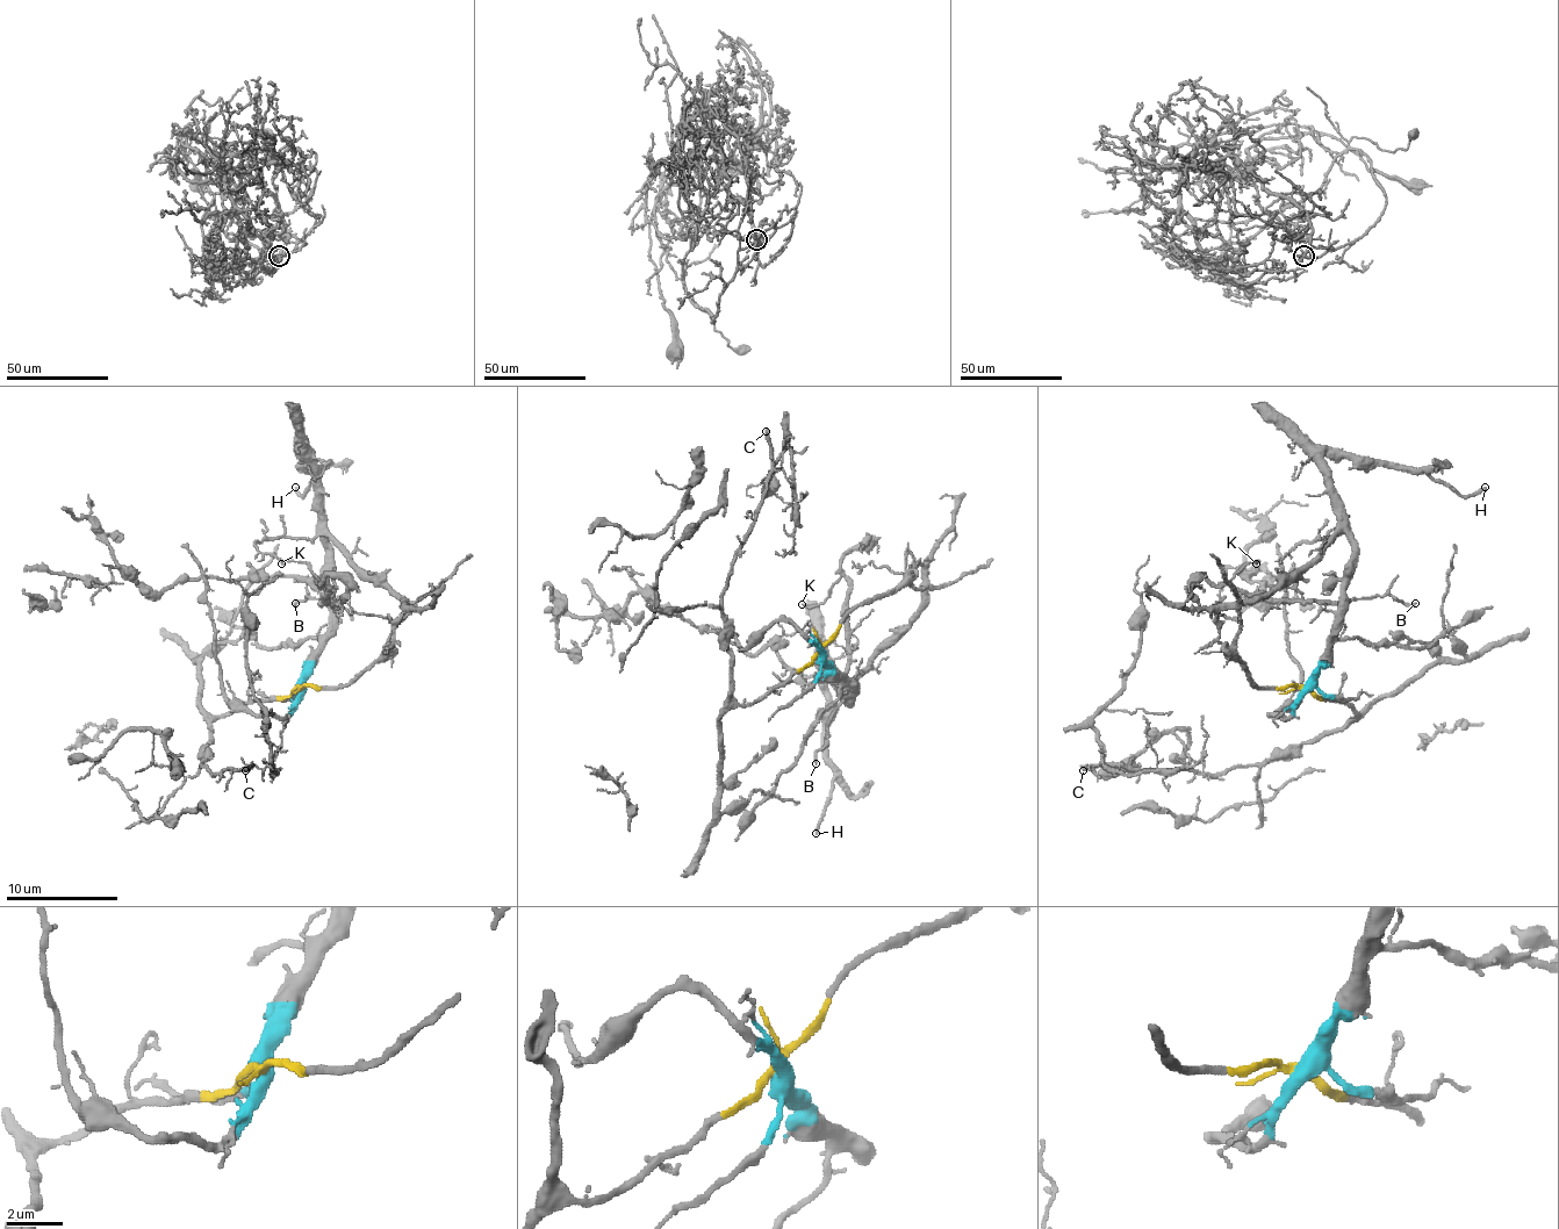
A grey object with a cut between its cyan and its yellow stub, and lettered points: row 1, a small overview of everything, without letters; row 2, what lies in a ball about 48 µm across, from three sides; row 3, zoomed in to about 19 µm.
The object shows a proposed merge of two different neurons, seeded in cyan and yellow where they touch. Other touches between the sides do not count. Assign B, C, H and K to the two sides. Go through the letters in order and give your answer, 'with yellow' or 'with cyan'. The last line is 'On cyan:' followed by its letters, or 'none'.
B: with cyan
C: with yellow
H: with cyan
K: with cyan
On cyan: B, H, K

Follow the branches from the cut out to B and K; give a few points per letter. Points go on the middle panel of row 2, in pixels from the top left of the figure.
B: (820, 653), (848, 681), (852, 692), (826, 726), (826, 740), (814, 754), (814, 764)
K: (820, 653), (852, 684), (846, 692), (840, 681), (848, 661), (848, 581), (842, 575), (814, 606), (800, 603)

